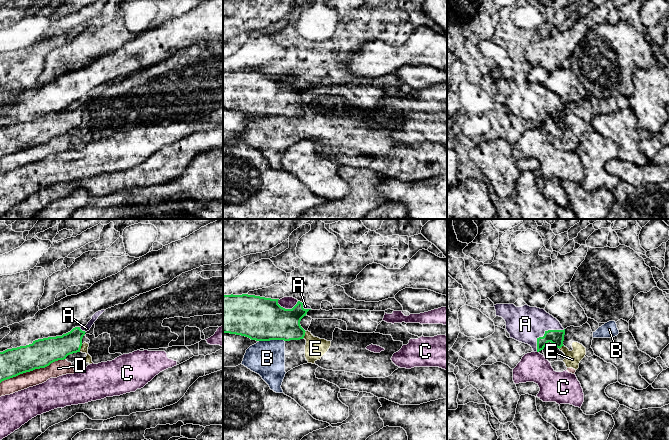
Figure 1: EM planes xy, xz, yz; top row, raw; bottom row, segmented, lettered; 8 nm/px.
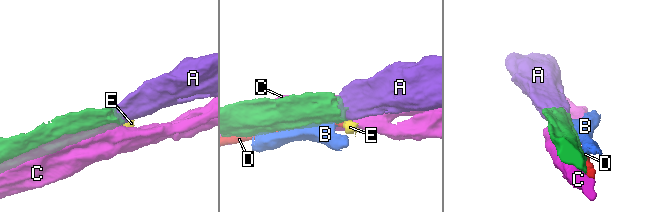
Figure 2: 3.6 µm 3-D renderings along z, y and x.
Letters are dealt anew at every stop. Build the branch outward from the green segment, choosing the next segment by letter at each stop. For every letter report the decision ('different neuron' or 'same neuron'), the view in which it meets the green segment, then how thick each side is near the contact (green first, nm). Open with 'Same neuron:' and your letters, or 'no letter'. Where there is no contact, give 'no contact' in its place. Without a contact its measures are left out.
Same neuron: A
A: same neuron; contact in yz; calibres 120 and 300 nm
B: different neuron; contact in xz; calibres 360 and 280 nm
C: different neuron; contact in xz; calibres 360 and 100 nm
D: different neuron; contact in xy; calibres 220 and 130 nm
E: different neuron; contact in xy; calibres 200 and 60 nm

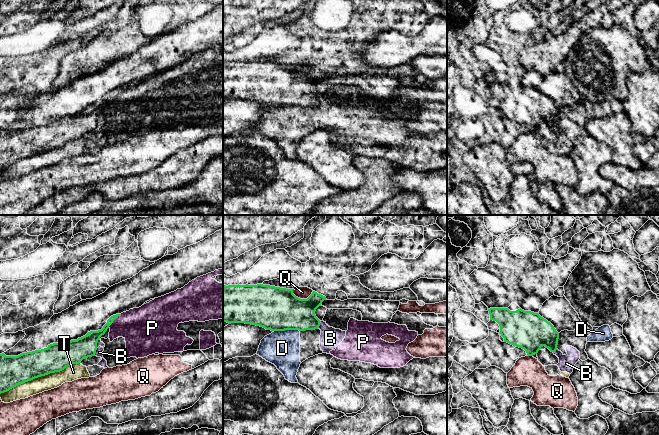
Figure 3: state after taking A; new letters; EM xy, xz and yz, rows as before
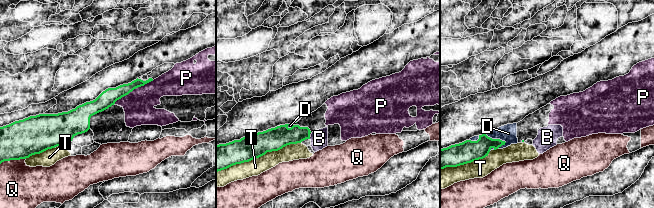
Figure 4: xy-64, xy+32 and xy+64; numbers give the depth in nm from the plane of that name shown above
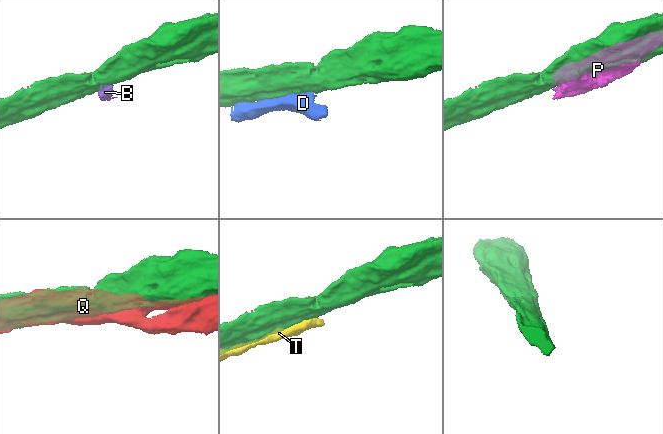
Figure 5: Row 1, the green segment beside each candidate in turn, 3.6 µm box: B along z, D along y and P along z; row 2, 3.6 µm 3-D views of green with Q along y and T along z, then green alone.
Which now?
Same neuron: no letter
B: different neuron; contact in xy; calibres 200 and 60 nm
D: different neuron; contact in xz; calibres 360 and 280 nm
P: different neuron; contact in xy; calibres 120 and 340 nm
Q: different neuron; contact in xz; calibres 360 and 100 nm
T: different neuron; contact in xy; calibres 240 and 130 nm

